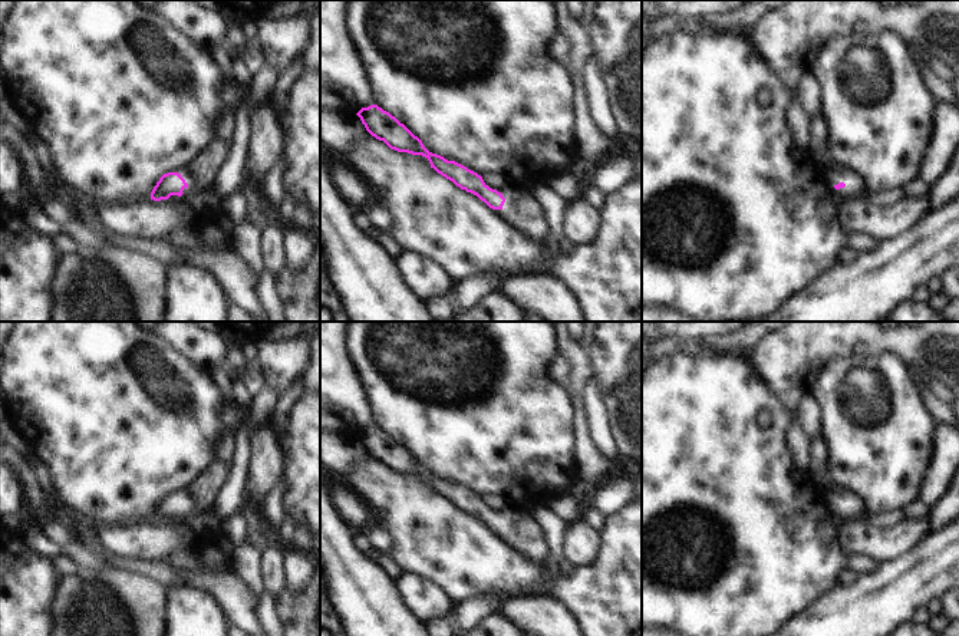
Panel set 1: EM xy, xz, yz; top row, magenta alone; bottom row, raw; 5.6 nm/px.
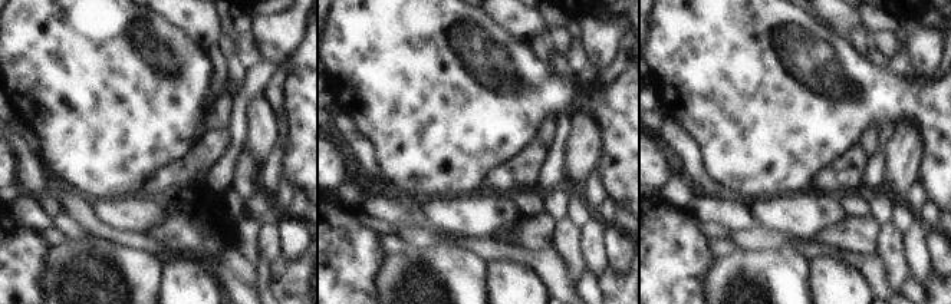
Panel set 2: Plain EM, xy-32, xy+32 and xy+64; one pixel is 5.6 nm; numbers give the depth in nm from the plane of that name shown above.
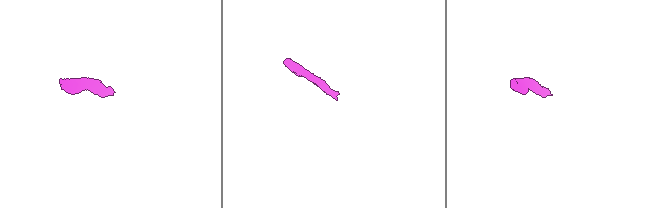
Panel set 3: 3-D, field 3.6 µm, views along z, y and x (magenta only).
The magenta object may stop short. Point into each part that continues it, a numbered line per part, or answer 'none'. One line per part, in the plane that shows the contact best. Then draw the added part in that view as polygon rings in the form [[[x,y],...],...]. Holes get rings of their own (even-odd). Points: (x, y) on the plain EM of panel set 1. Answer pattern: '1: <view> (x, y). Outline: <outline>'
1: xy (200, 494). Outline: [[[214,458],[197,474],[190,487],[182,491],[181,498],[188,505],[184,515],[201,511],[210,511],[218,490],[225,482],[231,465],[223,459]]]

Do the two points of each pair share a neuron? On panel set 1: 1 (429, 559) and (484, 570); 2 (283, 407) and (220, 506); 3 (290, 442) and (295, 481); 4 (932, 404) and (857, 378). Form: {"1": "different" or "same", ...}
{"1": "same", "2": "different", "3": "same", "4": "different"}

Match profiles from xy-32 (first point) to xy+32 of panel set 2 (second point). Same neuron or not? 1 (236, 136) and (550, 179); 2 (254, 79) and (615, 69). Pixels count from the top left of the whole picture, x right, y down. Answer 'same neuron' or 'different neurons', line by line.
1: same neuron
2: different neurons

